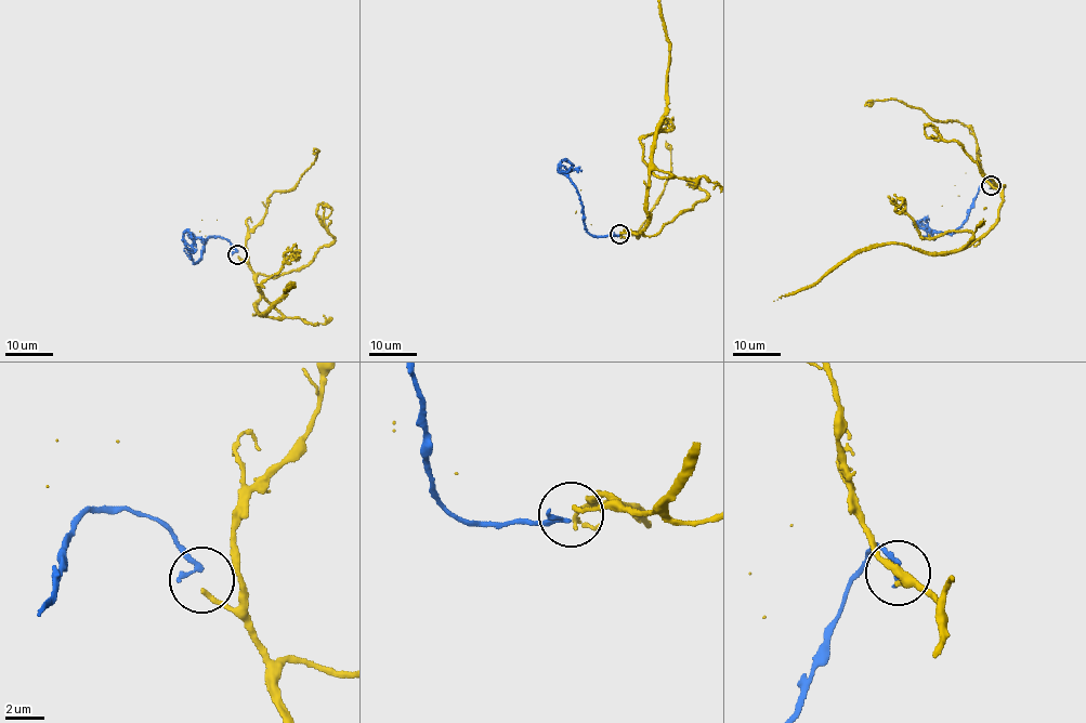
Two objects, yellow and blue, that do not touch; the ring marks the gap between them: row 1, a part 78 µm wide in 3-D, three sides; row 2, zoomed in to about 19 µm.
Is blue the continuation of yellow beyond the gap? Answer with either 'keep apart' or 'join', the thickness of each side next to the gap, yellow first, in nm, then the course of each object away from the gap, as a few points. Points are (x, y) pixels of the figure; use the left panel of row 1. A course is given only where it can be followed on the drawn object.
join; 240 nm thick on the yellow side, 200 nm on the other; blue runs (237, 252), (225, 239), (211, 236), (201, 260), (194, 263), (190, 250), (194, 236), (190, 234), (188, 238)

